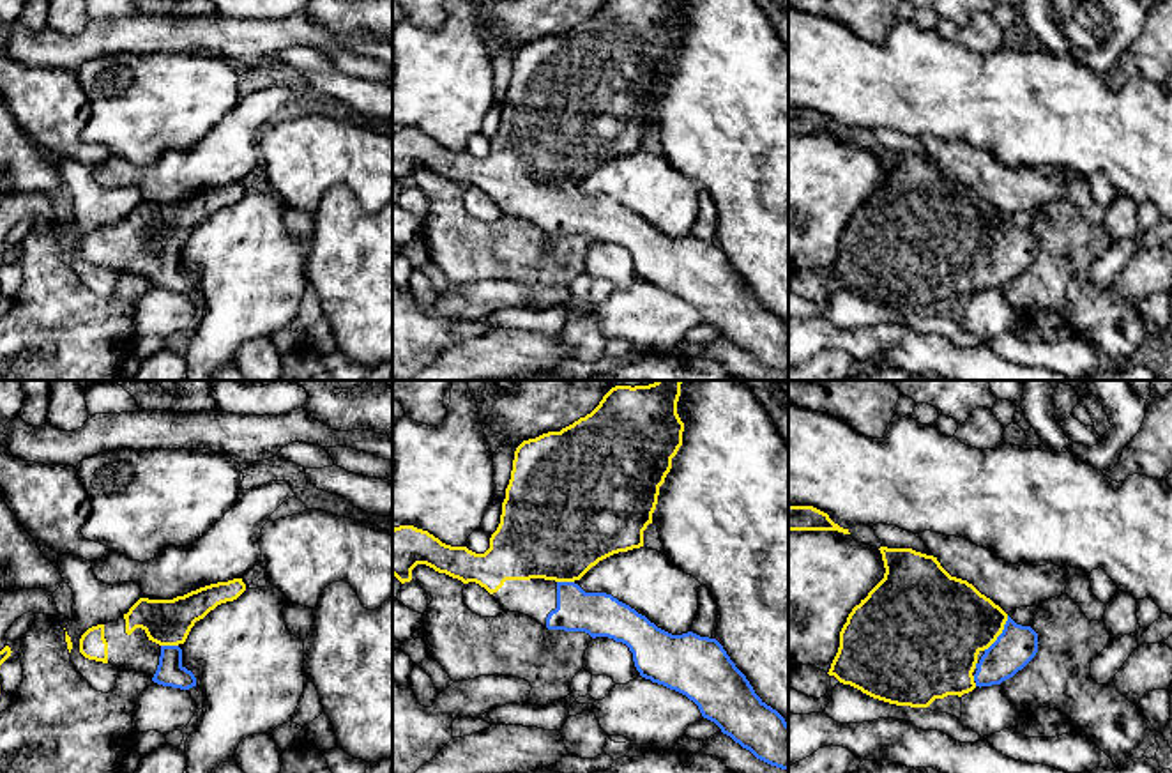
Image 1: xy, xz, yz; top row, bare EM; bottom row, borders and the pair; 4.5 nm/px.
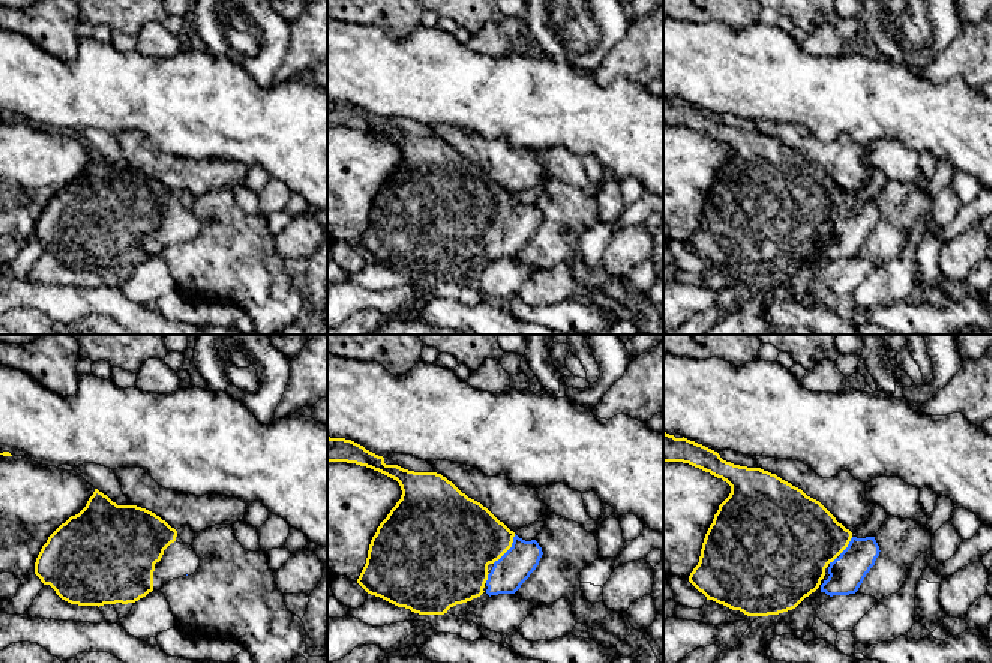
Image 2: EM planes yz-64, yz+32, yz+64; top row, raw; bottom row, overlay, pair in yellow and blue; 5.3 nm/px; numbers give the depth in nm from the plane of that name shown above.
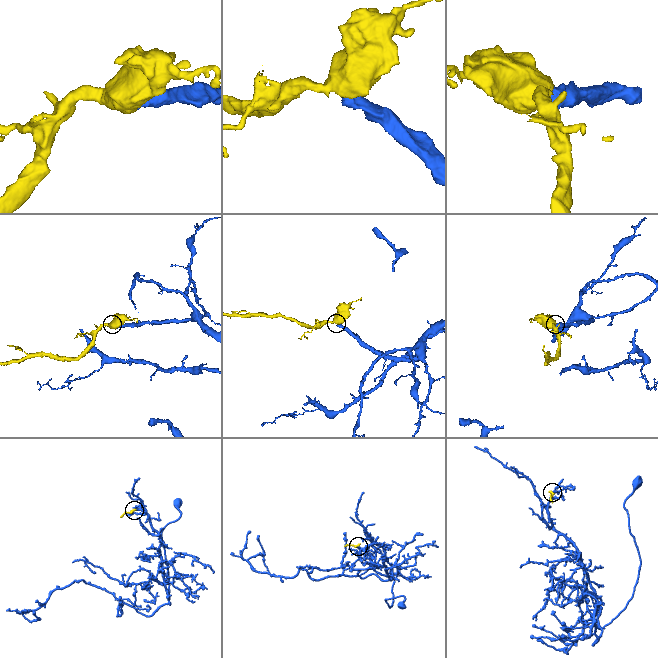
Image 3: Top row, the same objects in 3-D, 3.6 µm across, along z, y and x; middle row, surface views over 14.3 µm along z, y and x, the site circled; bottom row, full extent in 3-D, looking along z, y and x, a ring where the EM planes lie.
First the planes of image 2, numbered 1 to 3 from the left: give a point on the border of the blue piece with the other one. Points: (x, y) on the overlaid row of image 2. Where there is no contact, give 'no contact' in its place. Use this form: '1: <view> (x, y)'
1: no contact
2: yz+32 (508, 549)
3: yz+64 (847, 546)

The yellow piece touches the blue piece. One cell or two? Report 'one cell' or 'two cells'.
one cell

